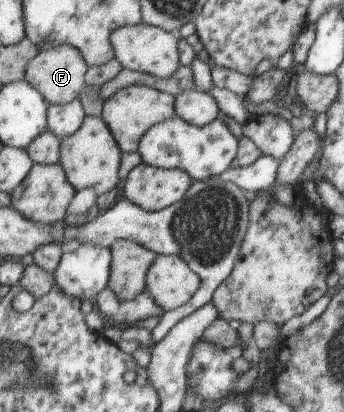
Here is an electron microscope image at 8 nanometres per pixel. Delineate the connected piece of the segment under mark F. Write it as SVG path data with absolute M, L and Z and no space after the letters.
M69 44L58 45L48 50L38 50L36 56L28 61L25 68L24 80L33 86L46 102L52 105L69 103L76 99L82 86L84 86L85 72L88 65L84 64L85 59L78 52L77 48Z

